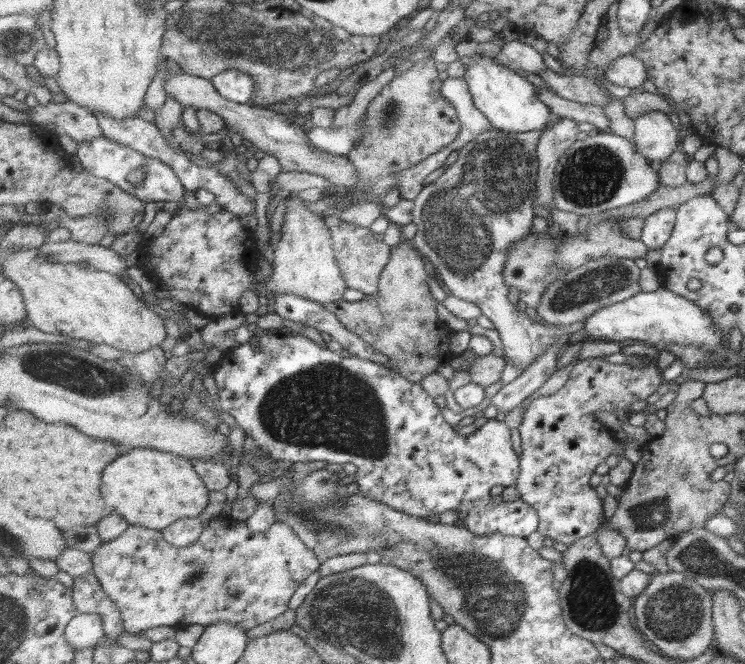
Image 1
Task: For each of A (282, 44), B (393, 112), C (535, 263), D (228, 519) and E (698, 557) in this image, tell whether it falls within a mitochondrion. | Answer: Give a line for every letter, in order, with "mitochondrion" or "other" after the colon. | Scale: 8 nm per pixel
A: mitochondrion
B: mitochondrion
C: mitochondrion
D: other
E: mitochondrion

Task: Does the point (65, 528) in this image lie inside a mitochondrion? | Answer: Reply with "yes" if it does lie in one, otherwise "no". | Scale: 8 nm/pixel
no

